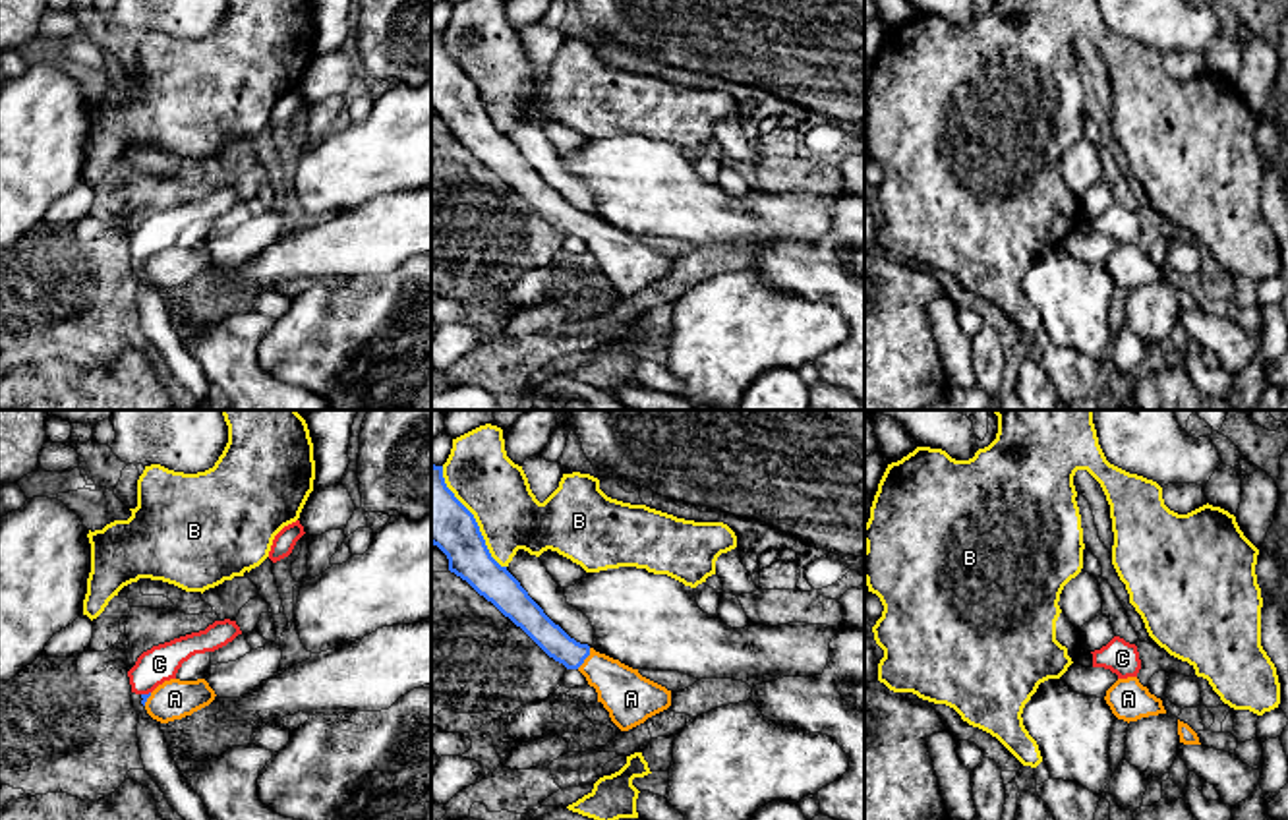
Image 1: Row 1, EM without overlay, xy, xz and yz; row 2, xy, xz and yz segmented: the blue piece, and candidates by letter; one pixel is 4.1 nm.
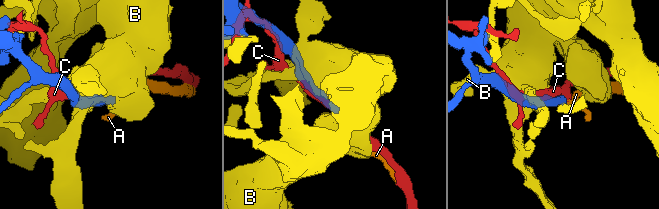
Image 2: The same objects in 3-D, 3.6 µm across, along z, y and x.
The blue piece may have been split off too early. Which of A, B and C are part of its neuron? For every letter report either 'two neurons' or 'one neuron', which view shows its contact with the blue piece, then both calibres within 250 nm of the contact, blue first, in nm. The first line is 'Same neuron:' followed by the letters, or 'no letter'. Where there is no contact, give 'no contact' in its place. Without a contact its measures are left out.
Same neuron: A
A: one neuron | xz | 120/200 nm
B: two neurons | xz | 240/280 nm
C: two neurons | xy | 20/150 nm

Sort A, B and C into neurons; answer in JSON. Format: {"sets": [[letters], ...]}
{"sets": [["A"], ["B"], ["C"]]}

